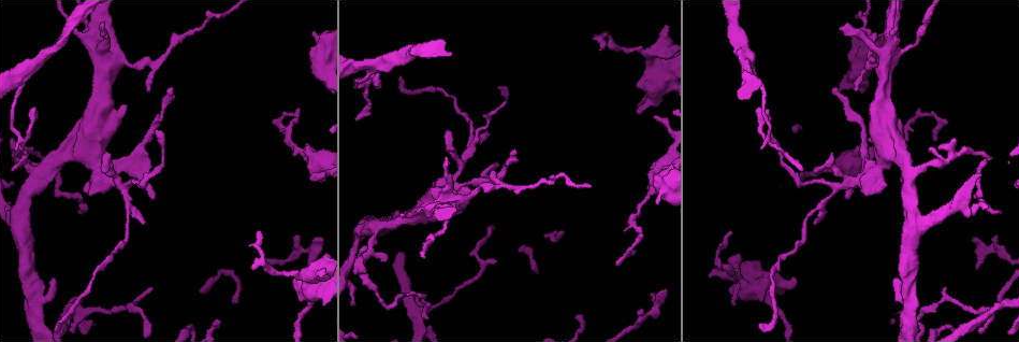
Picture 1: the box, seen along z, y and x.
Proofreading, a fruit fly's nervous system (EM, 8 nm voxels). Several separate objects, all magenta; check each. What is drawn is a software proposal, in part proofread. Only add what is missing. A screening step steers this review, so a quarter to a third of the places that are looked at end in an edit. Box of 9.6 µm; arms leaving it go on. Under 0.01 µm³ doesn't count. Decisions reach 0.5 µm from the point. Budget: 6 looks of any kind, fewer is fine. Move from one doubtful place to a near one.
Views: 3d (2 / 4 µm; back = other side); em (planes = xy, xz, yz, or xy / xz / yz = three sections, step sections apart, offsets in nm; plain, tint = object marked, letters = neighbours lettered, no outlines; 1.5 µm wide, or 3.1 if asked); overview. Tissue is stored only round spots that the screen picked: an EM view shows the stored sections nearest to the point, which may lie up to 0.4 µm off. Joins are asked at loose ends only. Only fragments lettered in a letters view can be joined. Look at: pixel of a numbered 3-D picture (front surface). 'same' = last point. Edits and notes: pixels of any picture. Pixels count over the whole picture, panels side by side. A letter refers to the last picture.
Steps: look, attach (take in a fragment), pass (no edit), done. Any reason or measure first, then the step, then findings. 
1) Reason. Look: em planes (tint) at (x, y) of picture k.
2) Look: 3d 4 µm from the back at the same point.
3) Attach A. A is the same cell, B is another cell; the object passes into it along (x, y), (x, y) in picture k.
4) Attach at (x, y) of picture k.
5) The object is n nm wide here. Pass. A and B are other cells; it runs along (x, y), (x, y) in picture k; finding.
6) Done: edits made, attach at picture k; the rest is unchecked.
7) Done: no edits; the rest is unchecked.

Thin end. Look: em planes (letters) at (387, 258) of picture 1.

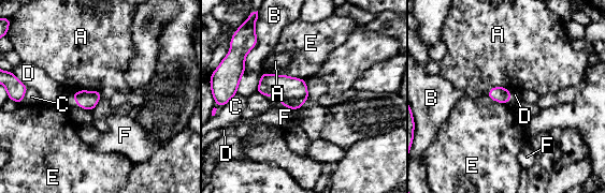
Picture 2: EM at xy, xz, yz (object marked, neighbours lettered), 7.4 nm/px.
Pass. A, B, C, D, E and F are other cells; a border runs along (100, 91), (77, 90), (71, 94) in picture 2; no lettered fragment goes on from it.

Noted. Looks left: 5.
An open end. Look: em planes (letters) at (947, 288) of picture 1.

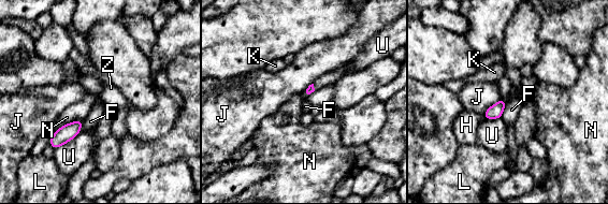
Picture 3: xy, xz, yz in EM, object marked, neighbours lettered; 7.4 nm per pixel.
Pass. F, H, J, K, L, N, U and Z are other cells; none of them fits.

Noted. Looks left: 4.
Tapers out. Look: 3d 4 µm at (840, 27) of picture 1.

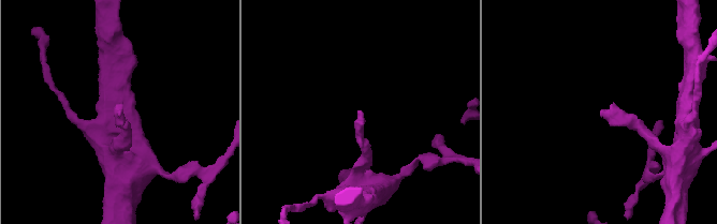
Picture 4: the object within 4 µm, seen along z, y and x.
Need the tissue. Look: em planes (plain) at (120, 114) of picture 4.

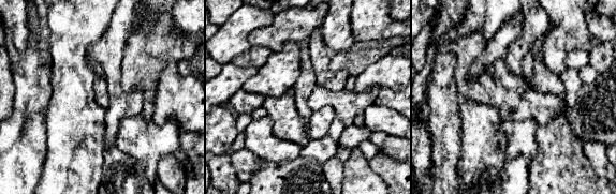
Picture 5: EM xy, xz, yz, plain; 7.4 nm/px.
Look: em planes (letters) at the same point.

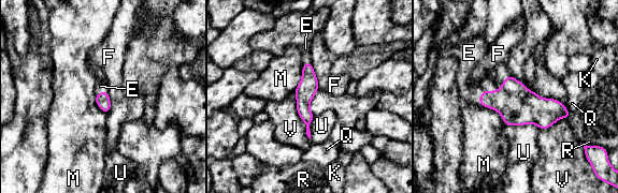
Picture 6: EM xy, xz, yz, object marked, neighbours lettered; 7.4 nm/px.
Attach E. E is the same cell, F, K, M, Q, R, U and V are other cells; the object passes into it along (515, 103), (484, 91), (470, 92) in picture 6; it goes on there.

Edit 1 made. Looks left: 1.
Done: edits made, attach at picture 6; the rest is unchecked.

